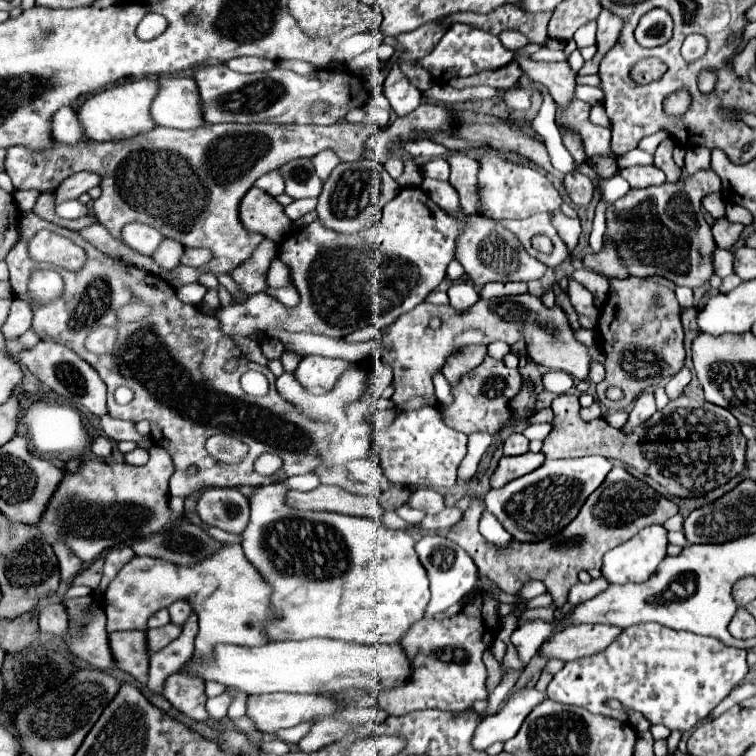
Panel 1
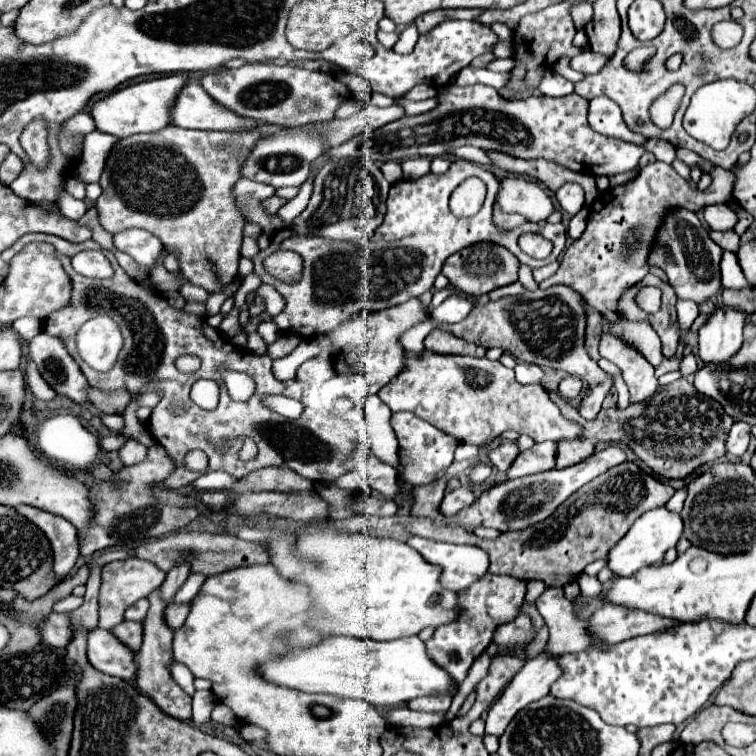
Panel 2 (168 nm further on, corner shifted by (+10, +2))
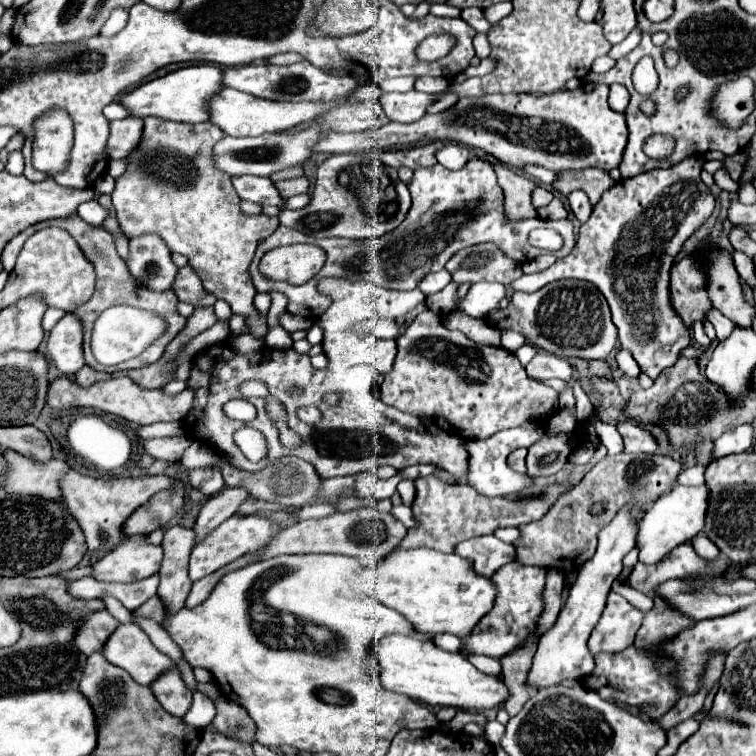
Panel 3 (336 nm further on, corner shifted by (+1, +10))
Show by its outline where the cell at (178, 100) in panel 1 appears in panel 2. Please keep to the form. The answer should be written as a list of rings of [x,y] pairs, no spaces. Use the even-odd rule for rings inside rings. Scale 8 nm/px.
[[[190,80],[178,94],[176,104],[172,106],[172,124],[180,128],[220,132],[246,132],[266,126],[266,122],[236,116],[236,112],[216,104],[196,80]]]

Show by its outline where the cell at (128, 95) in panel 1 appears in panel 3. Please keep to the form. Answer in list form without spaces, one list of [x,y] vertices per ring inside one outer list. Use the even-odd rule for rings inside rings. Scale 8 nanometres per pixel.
[[[195,64],[145,82],[139,88],[123,94],[119,102],[125,106],[129,116],[135,118],[153,116],[171,122],[207,122],[209,118],[205,112],[205,100],[217,92],[217,88],[221,88],[221,68],[213,64]]]

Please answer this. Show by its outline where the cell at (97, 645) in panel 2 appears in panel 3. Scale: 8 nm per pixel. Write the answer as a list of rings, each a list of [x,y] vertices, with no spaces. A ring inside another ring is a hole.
[[[119,624],[103,644],[101,654],[115,666],[127,670],[135,682],[149,686],[161,672],[175,664],[161,654],[149,636],[135,624]]]

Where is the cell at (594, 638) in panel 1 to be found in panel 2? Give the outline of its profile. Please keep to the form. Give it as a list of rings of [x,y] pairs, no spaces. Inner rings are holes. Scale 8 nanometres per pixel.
[[[614,604],[600,608],[588,622],[590,632],[610,646],[636,636],[660,632],[660,628],[678,626],[676,620],[664,620],[664,616],[652,616],[650,612],[636,612],[636,608],[620,608]]]

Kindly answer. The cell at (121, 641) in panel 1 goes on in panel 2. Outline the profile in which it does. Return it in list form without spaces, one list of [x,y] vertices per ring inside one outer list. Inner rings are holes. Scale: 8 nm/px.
[[[120,622],[116,628],[112,628],[112,632],[116,632],[116,636],[120,636],[118,640],[122,640],[130,650],[138,652],[142,646],[142,622]]]

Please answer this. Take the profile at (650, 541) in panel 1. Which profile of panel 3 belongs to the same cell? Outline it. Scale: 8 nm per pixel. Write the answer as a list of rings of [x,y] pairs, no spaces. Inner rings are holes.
[[[675,486],[669,494],[661,496],[639,522],[635,546],[639,550],[639,562],[653,564],[669,554],[677,544],[689,542],[695,534],[701,532],[705,524],[705,510],[707,510],[707,488],[691,488],[691,486]]]

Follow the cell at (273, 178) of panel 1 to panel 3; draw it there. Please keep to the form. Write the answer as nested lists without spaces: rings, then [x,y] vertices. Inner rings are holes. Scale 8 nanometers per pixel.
[[[235,176],[233,186],[241,200],[249,200],[259,206],[277,206],[279,210],[283,210],[283,198],[279,196],[275,184],[269,178]]]

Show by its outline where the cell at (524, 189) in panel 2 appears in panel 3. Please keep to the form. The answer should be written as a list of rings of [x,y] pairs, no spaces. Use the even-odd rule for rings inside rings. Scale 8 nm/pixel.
[[[535,186],[531,198],[533,198],[533,206],[541,208],[541,206],[547,206],[553,200],[553,192],[547,190],[547,188],[543,188],[543,186]]]

